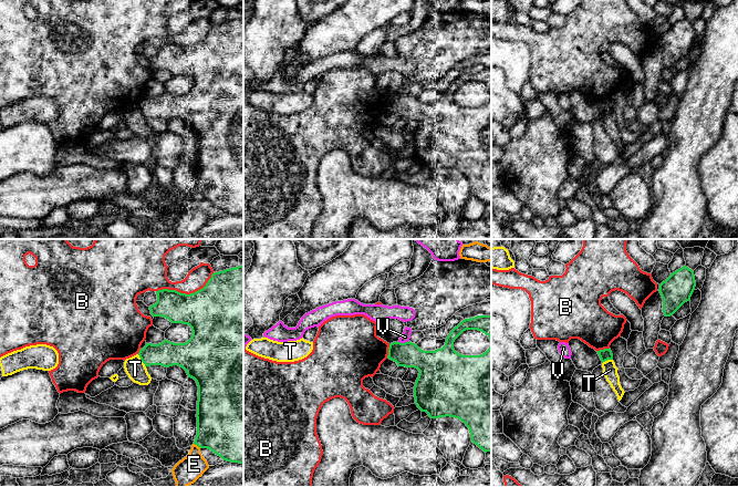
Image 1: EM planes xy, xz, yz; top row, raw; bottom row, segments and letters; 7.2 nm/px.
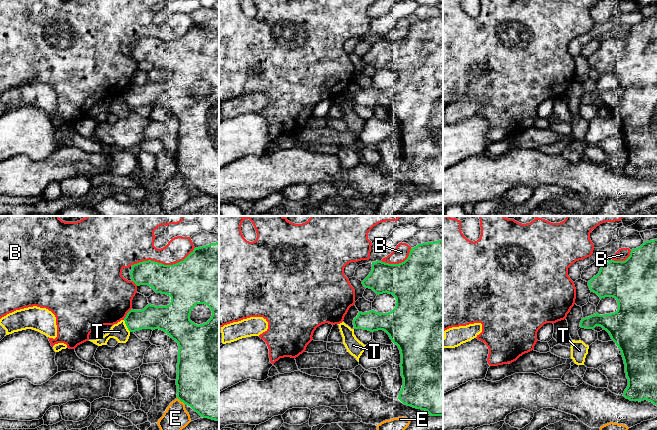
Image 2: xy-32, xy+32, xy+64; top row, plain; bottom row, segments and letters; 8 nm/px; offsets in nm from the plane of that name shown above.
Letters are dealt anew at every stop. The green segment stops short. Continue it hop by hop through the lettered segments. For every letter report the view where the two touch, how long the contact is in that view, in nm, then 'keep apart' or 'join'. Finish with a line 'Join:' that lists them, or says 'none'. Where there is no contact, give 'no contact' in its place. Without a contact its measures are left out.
B: contact in xy; length 440 nm; keep apart
E: contact in xy; length 70 nm; keep apart
T: contact in xy; length 110 nm; keep apart
V: contact in xz; length 80 nm; keep apart
Join: none

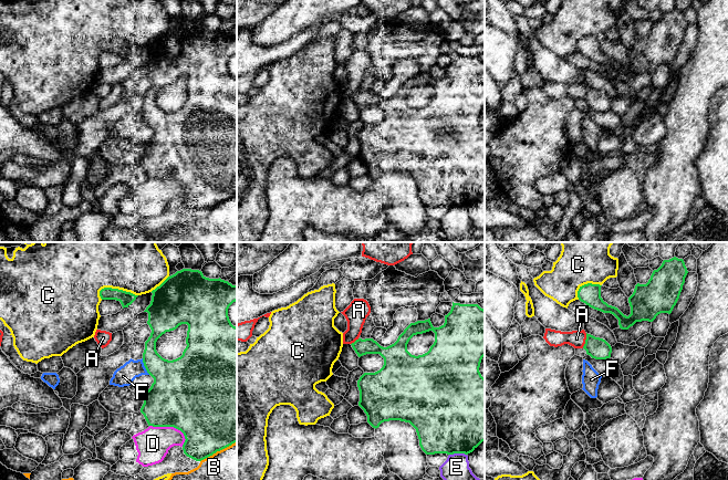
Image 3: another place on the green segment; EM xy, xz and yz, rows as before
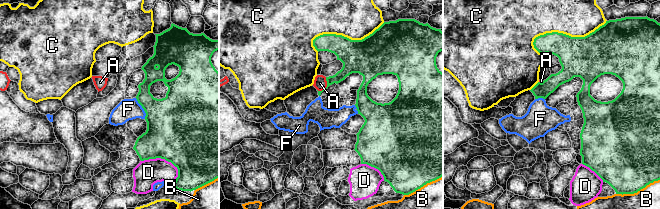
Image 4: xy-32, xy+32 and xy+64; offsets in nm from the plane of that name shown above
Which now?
A: contact in yz; length 120 nm; keep apart
B: contact in xy; length 300 nm; keep apart
C: contact in xy; length 280 nm; keep apart
D: contact in xy; length 300 nm; keep apart
E: contact in xz; length 130 nm; keep apart
F: contact in xy; length 130 nm; keep apart
Join: none

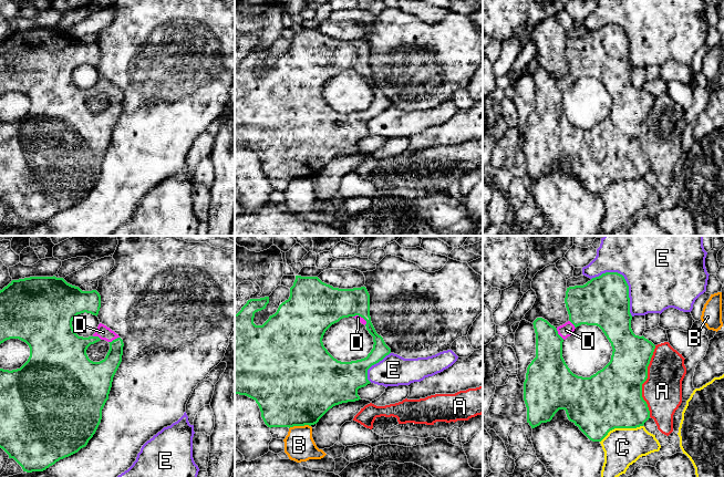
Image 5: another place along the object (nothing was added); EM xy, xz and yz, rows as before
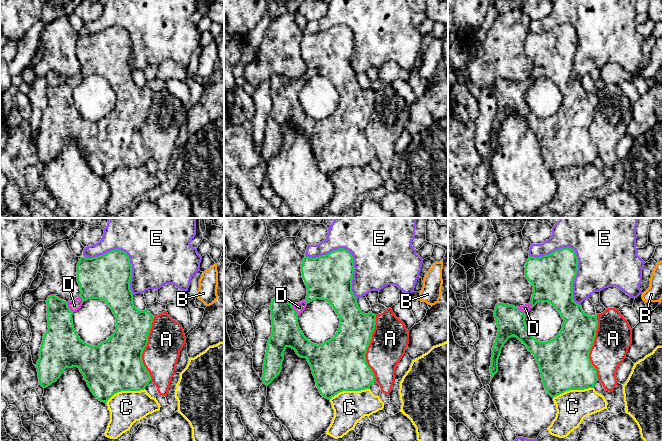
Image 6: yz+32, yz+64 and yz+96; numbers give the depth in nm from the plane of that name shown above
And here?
A: contact in yz; length 500 nm; keep apart
B: contact in xz; length 160 nm; keep apart
C: contact in yz; length 340 nm; keep apart
D: contact in xy; length 90 nm; join
E: contact in yz; length 400 nm; keep apart
Join: D

